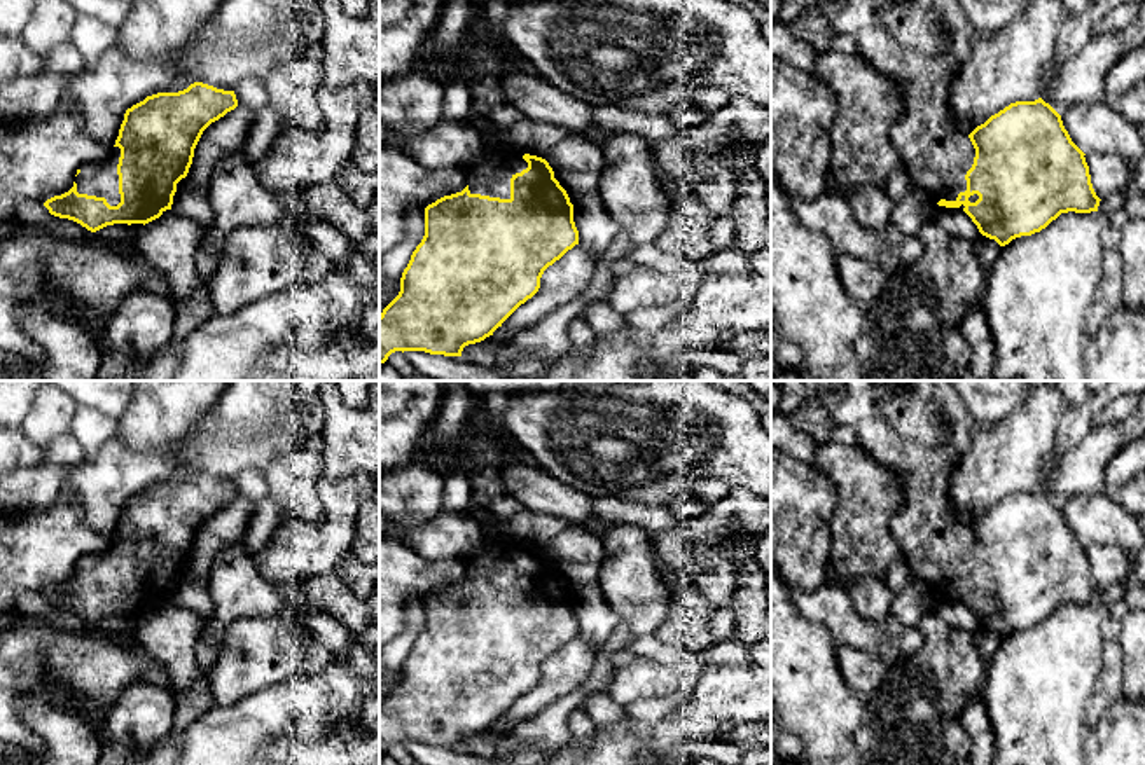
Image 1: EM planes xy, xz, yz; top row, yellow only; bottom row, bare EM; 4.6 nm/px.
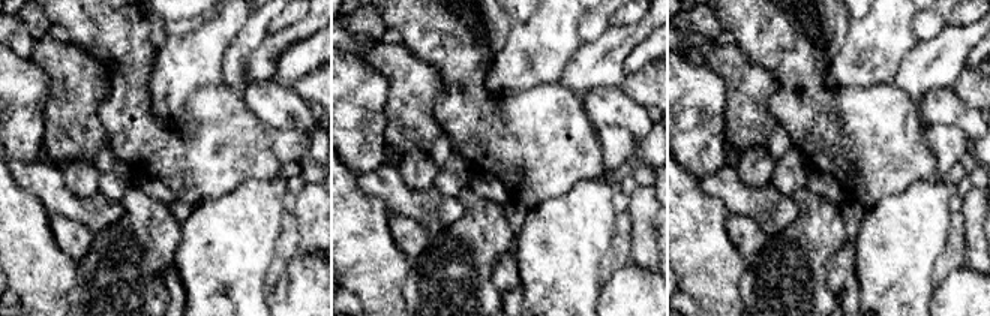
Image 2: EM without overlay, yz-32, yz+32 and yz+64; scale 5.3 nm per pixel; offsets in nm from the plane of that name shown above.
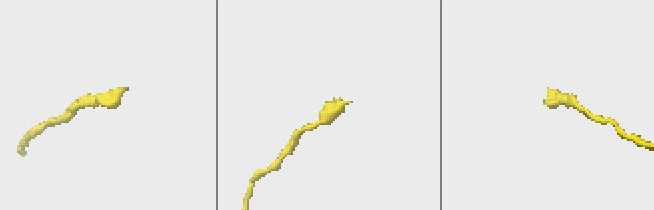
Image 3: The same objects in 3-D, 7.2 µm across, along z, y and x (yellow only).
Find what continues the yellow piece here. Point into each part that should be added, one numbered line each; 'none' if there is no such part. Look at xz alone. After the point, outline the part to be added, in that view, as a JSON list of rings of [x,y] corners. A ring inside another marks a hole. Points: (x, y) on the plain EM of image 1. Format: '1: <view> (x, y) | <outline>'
1: xz (490, 566) | [[[482,522],[486,545],[465,559],[470,585],[510,590],[510,569],[528,559],[524,543],[493,522]]]

